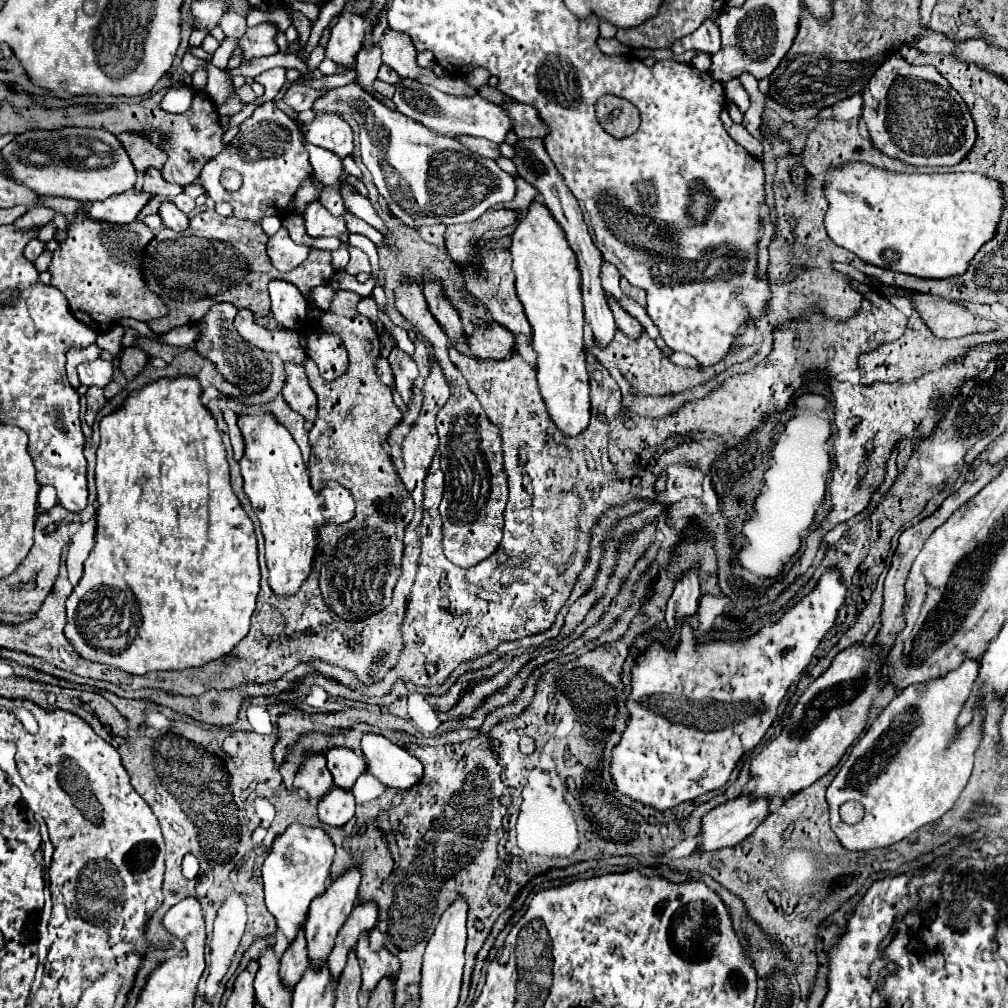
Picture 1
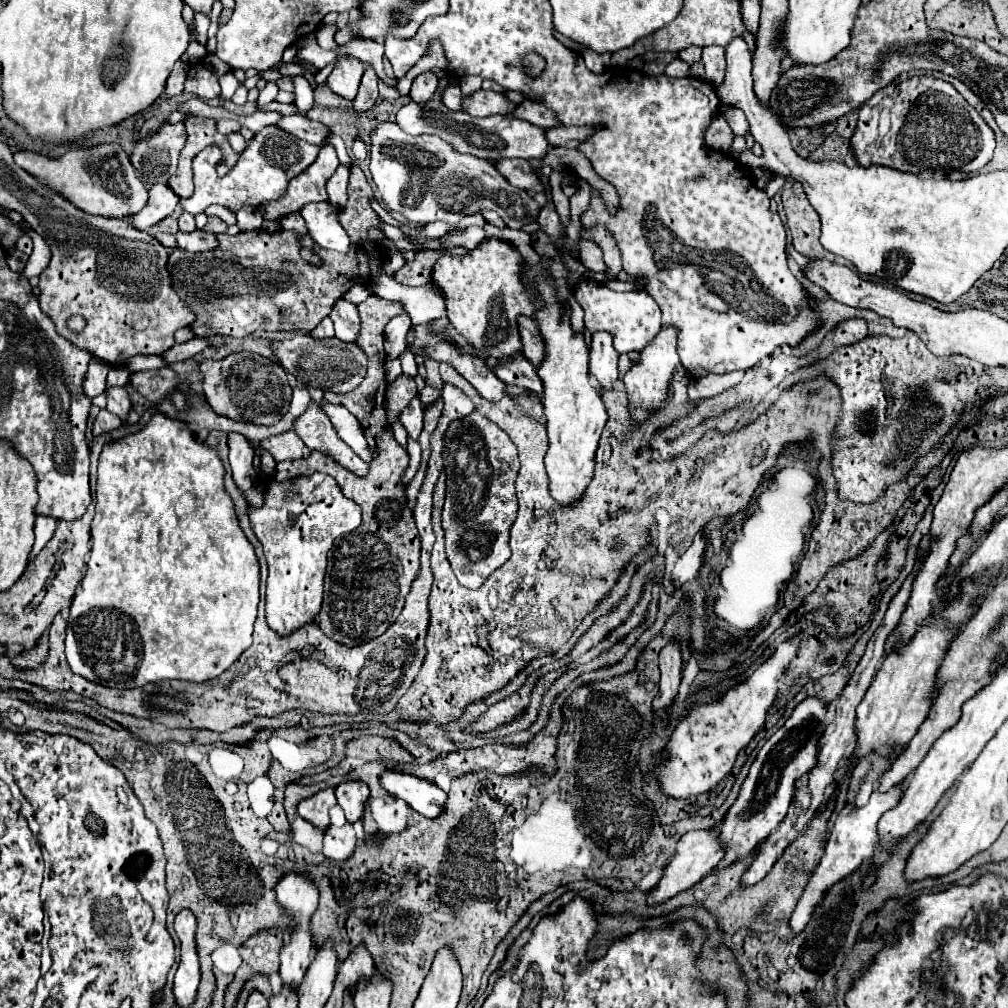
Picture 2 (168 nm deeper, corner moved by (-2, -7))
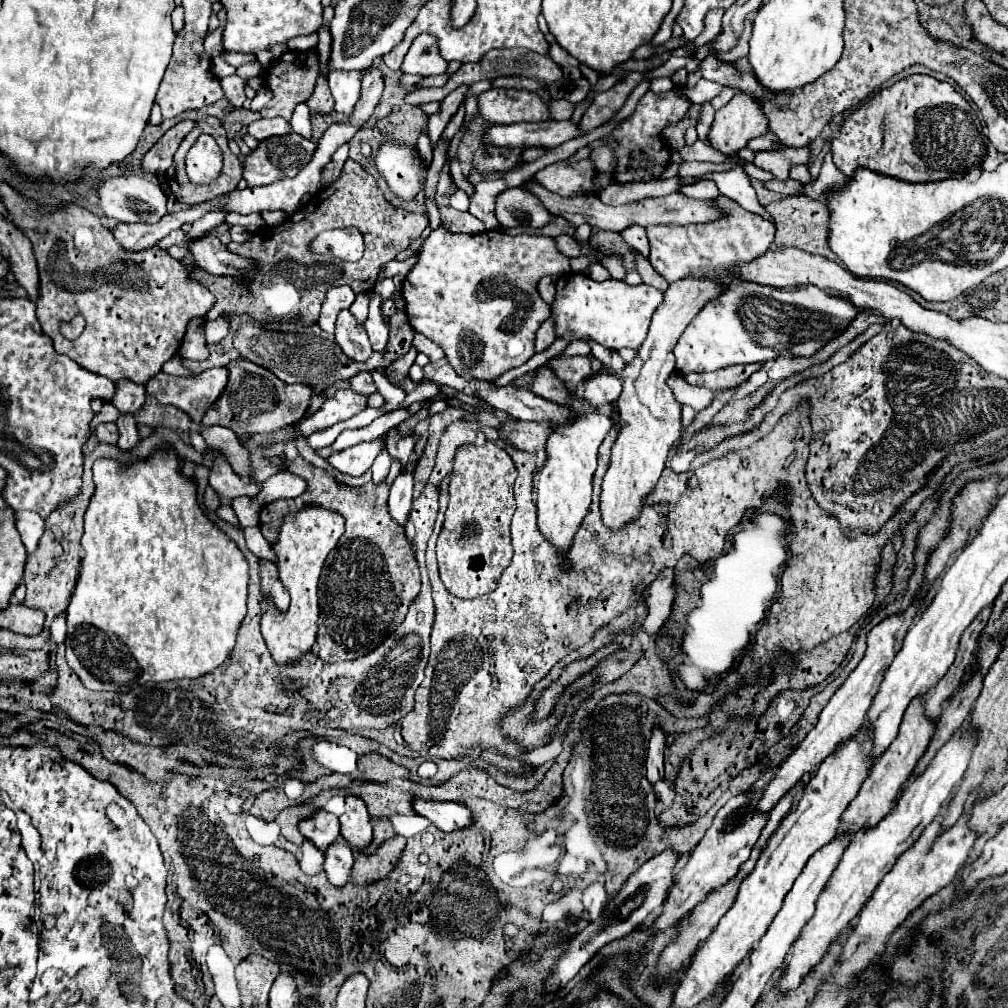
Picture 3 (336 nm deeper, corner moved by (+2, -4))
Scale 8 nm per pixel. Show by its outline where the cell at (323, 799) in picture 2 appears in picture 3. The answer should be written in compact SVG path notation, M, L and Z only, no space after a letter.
M318 809L310 817L302 819L298 827L300 827L300 833L306 839L310 839L320 851L324 851L340 835L338 817L334 813L324 811L324 809Z

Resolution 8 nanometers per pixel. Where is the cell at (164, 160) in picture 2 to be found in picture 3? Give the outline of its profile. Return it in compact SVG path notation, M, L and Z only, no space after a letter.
M180 121L178 125L168 129L156 141L156 145L142 157L142 171L154 173L154 175L158 175L162 171L168 171L180 141L186 137L186 133L192 129L192 125L194 125L194 121Z

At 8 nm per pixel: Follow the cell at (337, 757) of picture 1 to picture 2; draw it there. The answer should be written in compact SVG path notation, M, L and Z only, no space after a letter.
M344 782L336 788L338 804L344 810L346 820L350 824L362 820L364 804L366 804L368 796L370 796L370 792L368 792L368 786L364 782Z

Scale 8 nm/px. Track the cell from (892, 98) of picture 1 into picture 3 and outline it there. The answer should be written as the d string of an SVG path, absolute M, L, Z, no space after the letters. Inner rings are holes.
M910 75L882 89L876 103L872 105L870 101L856 109L844 121L840 135L832 141L834 163L846 177L852 177L856 167L868 167L912 183L962 177L970 169L980 167L986 151L988 139L974 107L950 83L930 75ZM880 107L884 107L882 137L878 119Z

